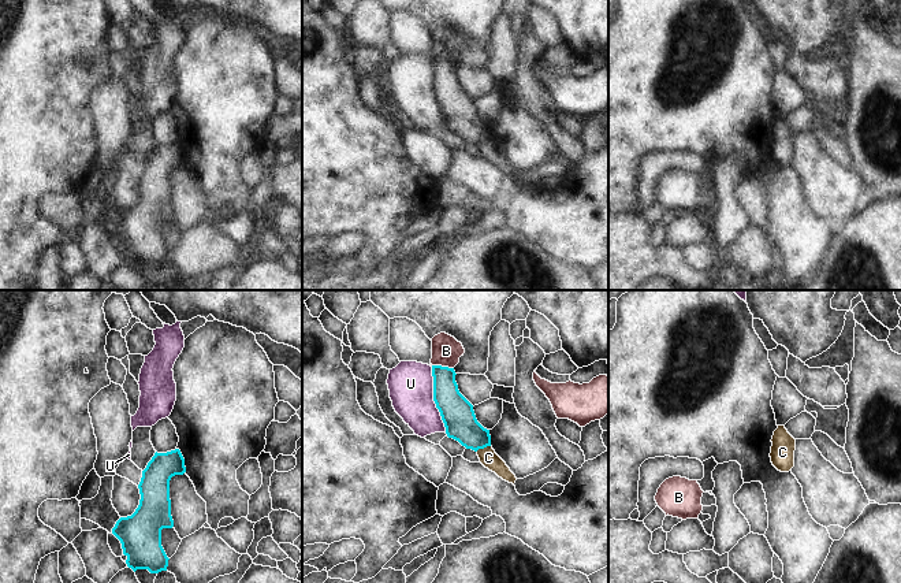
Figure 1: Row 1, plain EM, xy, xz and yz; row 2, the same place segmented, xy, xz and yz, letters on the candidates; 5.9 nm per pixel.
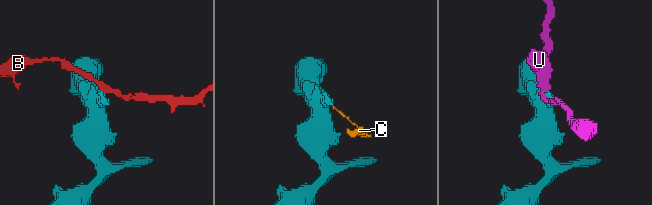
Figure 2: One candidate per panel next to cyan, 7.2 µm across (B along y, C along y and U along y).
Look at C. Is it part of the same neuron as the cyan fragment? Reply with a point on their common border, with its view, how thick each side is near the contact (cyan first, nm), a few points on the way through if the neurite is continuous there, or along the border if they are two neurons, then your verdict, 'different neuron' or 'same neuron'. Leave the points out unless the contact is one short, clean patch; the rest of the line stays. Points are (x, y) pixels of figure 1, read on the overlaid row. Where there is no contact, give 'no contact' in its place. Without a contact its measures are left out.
xz (483, 448) | 190/100 nm | along xz (490, 445), (476, 450) | different neuron

